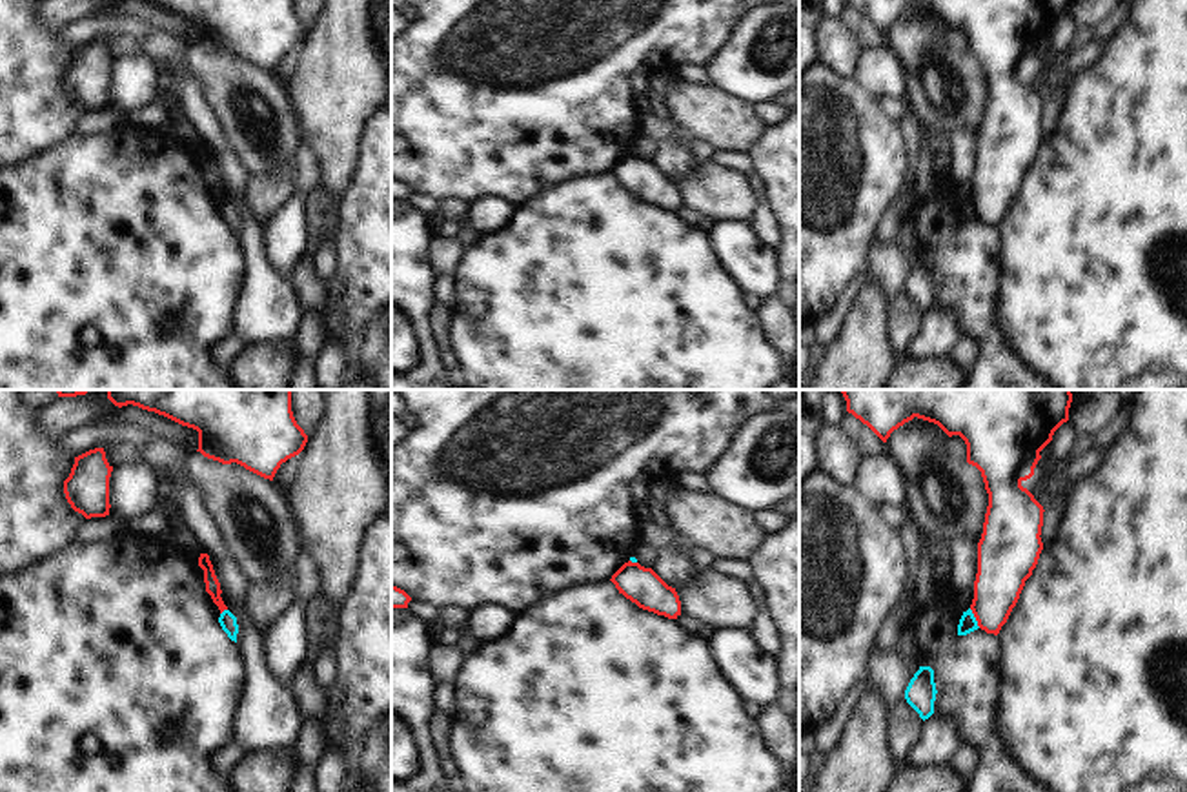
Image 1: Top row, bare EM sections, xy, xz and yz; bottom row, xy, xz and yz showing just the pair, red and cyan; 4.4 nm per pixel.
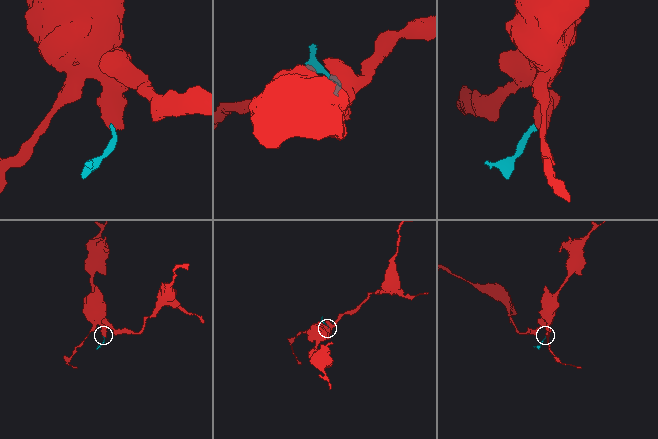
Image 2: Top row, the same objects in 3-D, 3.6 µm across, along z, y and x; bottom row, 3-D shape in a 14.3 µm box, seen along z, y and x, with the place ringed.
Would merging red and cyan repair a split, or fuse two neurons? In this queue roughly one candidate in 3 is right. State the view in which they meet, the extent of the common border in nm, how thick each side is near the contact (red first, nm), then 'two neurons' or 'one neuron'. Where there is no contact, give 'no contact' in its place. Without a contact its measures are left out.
yz | 100 nm | 220/80 nm | two neurons

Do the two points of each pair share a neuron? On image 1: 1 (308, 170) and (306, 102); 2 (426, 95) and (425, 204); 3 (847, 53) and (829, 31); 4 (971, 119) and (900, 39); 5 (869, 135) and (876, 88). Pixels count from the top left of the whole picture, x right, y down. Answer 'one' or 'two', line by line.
1: two
2: two
3: one
4: one
5: two

